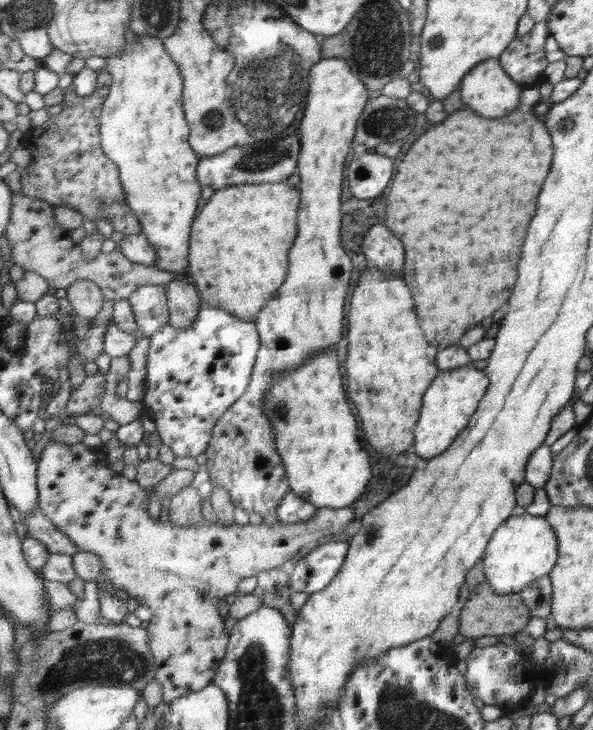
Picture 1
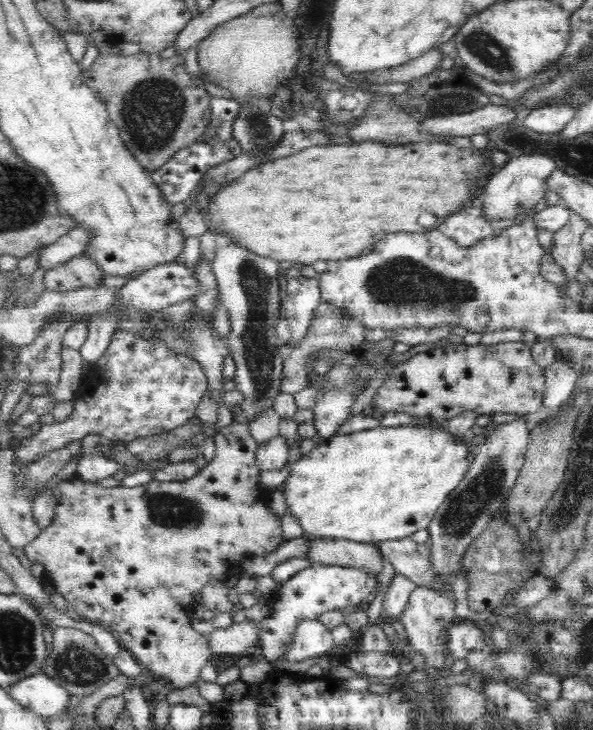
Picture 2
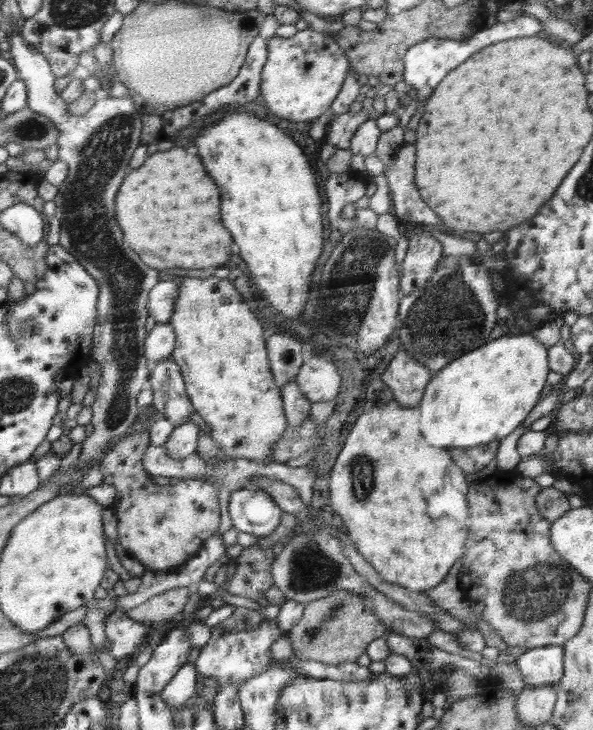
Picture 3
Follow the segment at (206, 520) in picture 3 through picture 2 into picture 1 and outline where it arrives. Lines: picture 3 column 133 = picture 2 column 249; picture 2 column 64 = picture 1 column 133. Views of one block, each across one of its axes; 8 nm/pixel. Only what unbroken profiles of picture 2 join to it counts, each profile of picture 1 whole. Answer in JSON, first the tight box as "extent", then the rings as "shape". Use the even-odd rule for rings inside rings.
{"extent":[39,442,354,704],"shape":[[[50,442],[39,461],[39,487],[41,509],[52,519],[57,528],[77,542],[79,550],[93,552],[102,561],[101,576],[106,588],[116,596],[116,588],[128,592],[128,602],[148,606],[152,618],[146,628],[148,646],[155,658],[155,680],[162,685],[162,704],[170,704],[198,692],[211,683],[220,661],[224,658],[229,632],[224,627],[225,618],[218,611],[218,601],[236,590],[242,578],[256,576],[263,570],[280,567],[286,560],[298,554],[298,548],[313,544],[330,534],[340,535],[350,522],[354,522],[354,510],[350,508],[317,508],[309,521],[291,525],[251,525],[237,523],[223,525],[218,518],[215,523],[200,519],[189,527],[179,527],[172,521],[150,517],[143,499],[143,490],[134,478],[112,472],[108,468],[106,454],[94,454],[84,443],[64,444]]]}

